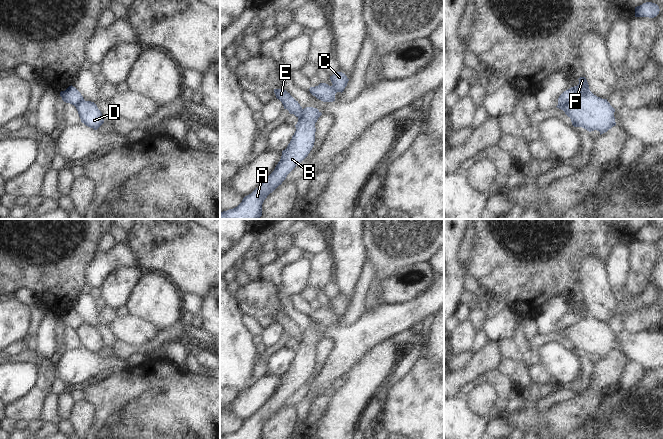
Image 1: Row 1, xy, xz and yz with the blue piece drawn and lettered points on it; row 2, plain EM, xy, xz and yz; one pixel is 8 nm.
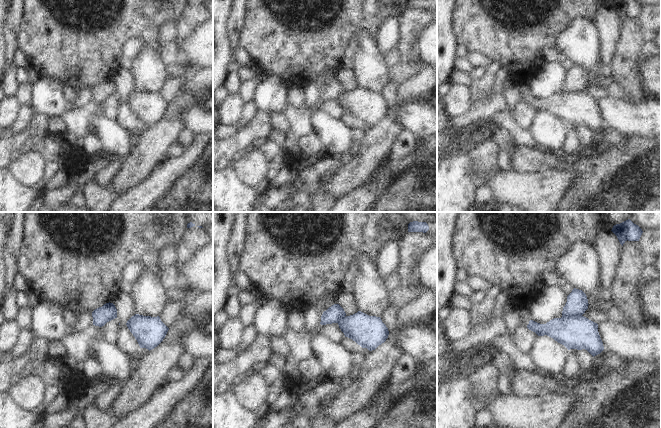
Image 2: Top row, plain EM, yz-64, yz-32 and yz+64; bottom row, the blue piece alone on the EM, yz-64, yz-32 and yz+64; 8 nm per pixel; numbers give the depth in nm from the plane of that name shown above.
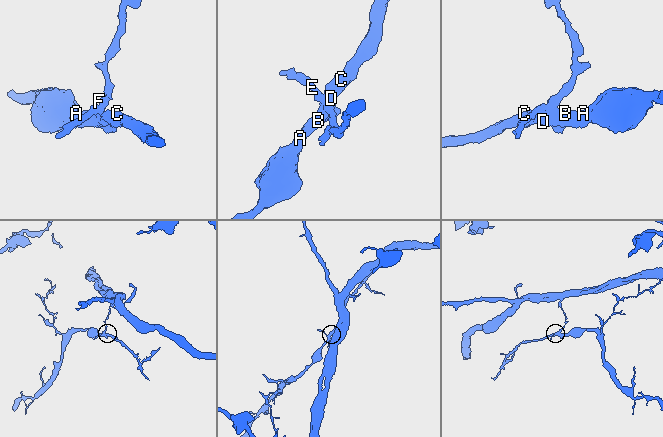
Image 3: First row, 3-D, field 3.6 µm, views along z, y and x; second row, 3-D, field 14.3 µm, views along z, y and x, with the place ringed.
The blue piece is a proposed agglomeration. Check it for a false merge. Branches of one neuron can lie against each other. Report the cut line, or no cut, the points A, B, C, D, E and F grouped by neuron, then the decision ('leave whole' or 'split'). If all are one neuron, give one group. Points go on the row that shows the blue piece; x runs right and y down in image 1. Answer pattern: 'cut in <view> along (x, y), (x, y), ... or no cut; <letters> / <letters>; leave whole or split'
cut in yz along (592, 93), (581, 95), (570, 102), (558, 105); A B C D / E F; split

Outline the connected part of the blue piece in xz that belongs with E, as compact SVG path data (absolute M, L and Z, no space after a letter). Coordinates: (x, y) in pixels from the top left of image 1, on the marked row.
M274 89L274 93L276 98L282 102L284 109L287 109L290 114L294 114L299 120L302 116L303 109L298 101L284 89Z

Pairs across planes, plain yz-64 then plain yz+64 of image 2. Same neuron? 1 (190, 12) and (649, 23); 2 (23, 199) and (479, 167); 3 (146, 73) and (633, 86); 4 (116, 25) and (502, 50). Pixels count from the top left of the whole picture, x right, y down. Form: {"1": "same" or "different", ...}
{"1": "different", "2": "same", "3": "different", "4": "same"}

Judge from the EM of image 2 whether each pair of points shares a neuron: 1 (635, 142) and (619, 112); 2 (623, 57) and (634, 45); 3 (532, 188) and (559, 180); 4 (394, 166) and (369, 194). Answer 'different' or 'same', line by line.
1: different
2: same
3: same
4: same

